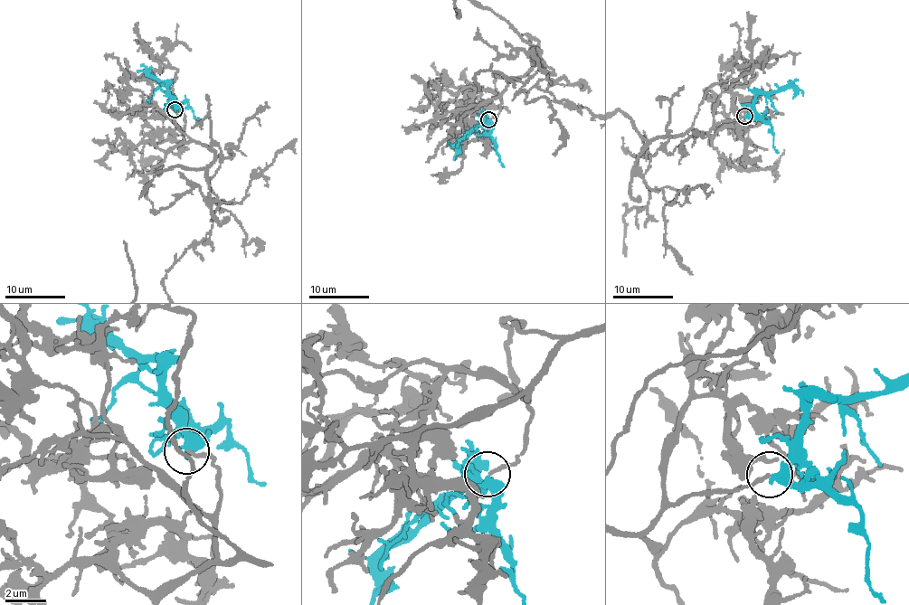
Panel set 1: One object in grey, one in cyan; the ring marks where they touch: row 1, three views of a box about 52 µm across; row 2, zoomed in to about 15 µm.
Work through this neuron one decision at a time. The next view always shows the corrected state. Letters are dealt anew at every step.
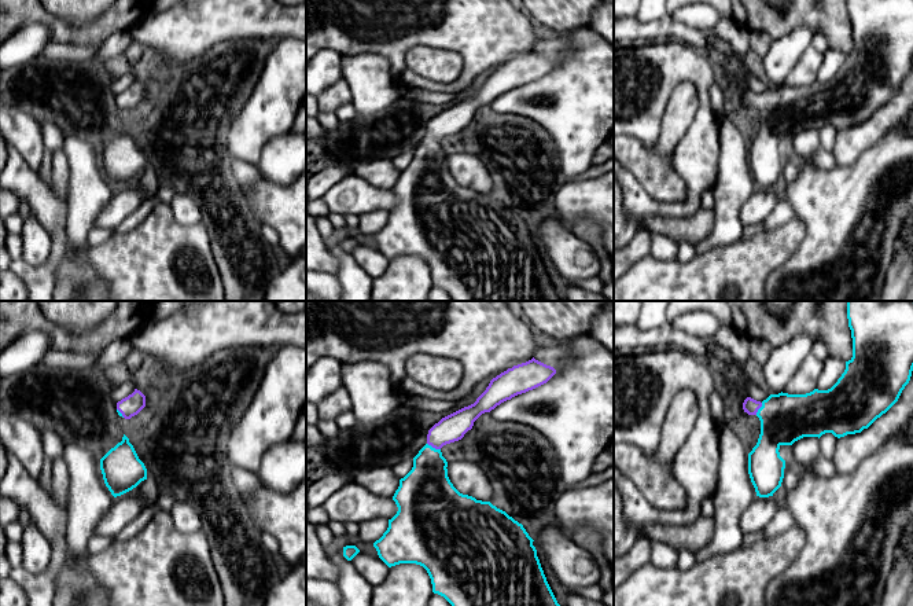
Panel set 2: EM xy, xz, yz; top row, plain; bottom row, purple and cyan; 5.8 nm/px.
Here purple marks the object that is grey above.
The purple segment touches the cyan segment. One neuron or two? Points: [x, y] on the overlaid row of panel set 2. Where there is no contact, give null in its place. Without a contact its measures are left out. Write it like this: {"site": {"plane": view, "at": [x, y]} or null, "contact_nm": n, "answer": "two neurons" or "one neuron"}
{"site": {"plane": "xz", "at": [434, 447]}, "contact_nm": 90, "answer": "one neuron"}

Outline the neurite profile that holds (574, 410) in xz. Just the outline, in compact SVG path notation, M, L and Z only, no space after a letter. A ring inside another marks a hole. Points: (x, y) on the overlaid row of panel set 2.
M590 335L568 342L542 341L534 359L551 366L556 374L544 385L518 394L490 411L498 422L524 423L553 445L562 481L582 484L593 471L596 458L614 440L614 356Z

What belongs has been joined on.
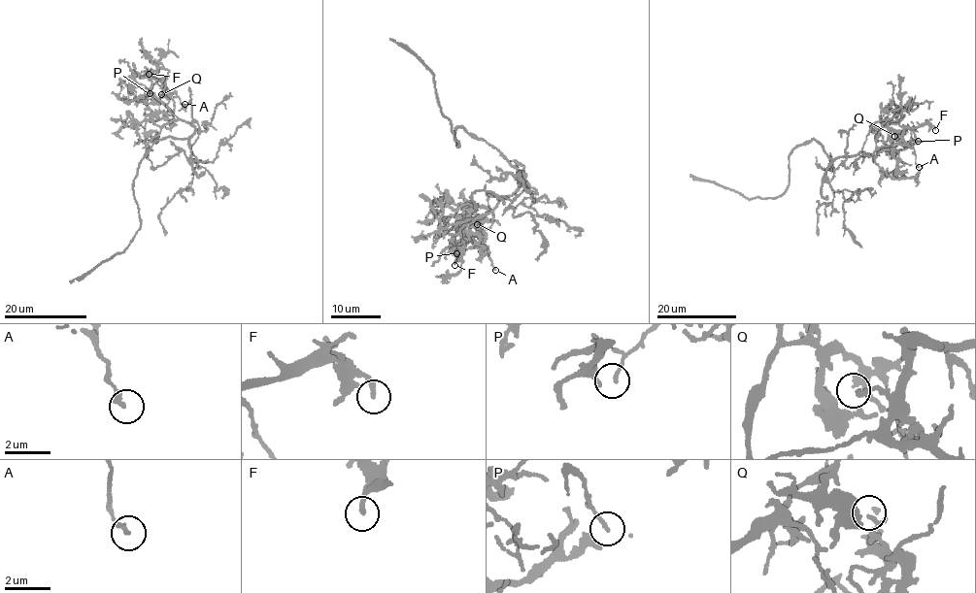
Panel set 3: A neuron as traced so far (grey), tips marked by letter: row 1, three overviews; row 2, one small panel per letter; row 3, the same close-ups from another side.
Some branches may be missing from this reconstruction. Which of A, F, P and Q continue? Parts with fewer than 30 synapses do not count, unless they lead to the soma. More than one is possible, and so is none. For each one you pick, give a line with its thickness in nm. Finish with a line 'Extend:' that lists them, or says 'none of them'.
Extend: none of them

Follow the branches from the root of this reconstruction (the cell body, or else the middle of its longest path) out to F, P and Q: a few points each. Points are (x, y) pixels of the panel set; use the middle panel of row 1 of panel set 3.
F: (473, 136), (502, 153), (524, 174), (524, 181), (499, 202), (491, 226), (457, 249), (454, 265)
P: (473, 136), (502, 153), (524, 174), (524, 181), (499, 202), (491, 226), (477, 231), (456, 253)
Q: (473, 136), (499, 149), (524, 177), (524, 181), (503, 198), (492, 212), (491, 226), (483, 233), (477, 224)

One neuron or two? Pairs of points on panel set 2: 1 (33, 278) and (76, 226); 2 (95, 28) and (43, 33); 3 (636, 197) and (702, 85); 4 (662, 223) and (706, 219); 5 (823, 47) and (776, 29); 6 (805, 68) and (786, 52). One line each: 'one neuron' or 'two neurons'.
1: two neurons
2: two neurons
3: one neuron
4: one neuron
5: two neurons
6: two neurons

